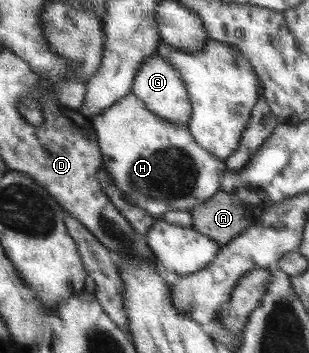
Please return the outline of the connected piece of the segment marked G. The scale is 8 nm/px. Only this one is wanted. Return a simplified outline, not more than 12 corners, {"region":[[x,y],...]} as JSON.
{"region":[[156,52],[131,93],[164,120],[187,126],[191,101],[180,72]]}

